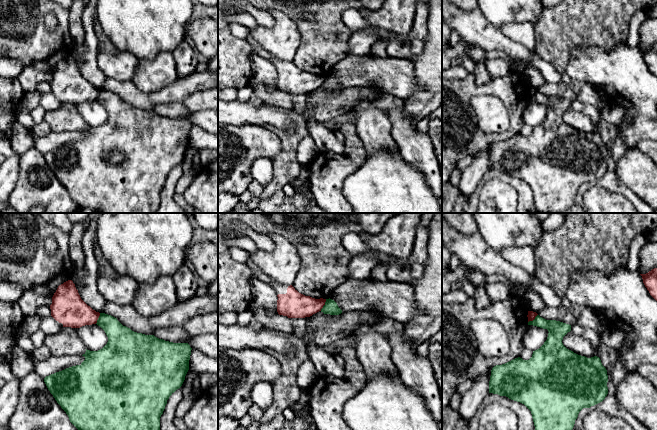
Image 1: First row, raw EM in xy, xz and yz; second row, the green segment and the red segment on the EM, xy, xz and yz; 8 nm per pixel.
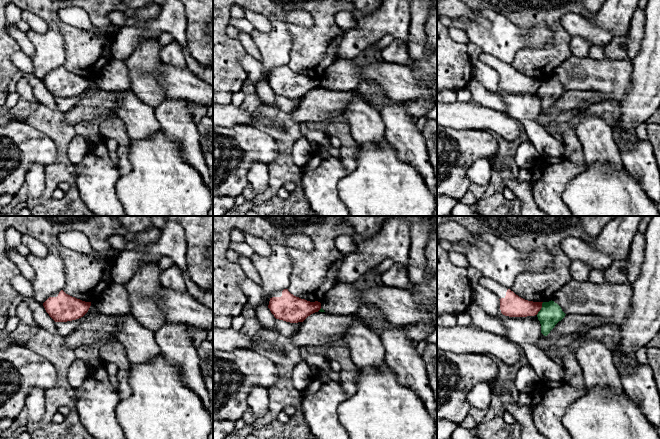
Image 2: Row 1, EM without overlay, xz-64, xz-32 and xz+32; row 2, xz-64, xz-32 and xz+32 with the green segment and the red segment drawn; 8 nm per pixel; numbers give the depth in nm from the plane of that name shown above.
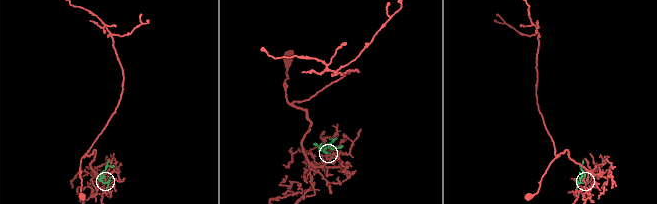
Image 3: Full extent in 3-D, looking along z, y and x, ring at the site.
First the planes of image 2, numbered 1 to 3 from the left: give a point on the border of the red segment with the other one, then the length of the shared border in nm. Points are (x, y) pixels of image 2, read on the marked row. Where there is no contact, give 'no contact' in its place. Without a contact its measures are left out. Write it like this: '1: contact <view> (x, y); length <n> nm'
1: no contact
2: contact xz-32 (320, 309); length 40 nm
3: contact xz+32 (541, 308); length 120 nm

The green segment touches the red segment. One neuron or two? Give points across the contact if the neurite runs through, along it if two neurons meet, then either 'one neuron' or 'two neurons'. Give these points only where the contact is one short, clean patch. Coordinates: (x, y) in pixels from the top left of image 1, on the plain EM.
along xz (326, 75), (320, 86) | two neurons

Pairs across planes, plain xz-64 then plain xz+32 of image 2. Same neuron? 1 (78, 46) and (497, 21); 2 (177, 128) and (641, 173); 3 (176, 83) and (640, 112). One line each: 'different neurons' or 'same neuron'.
1: different neurons
2: same neuron
3: different neurons

